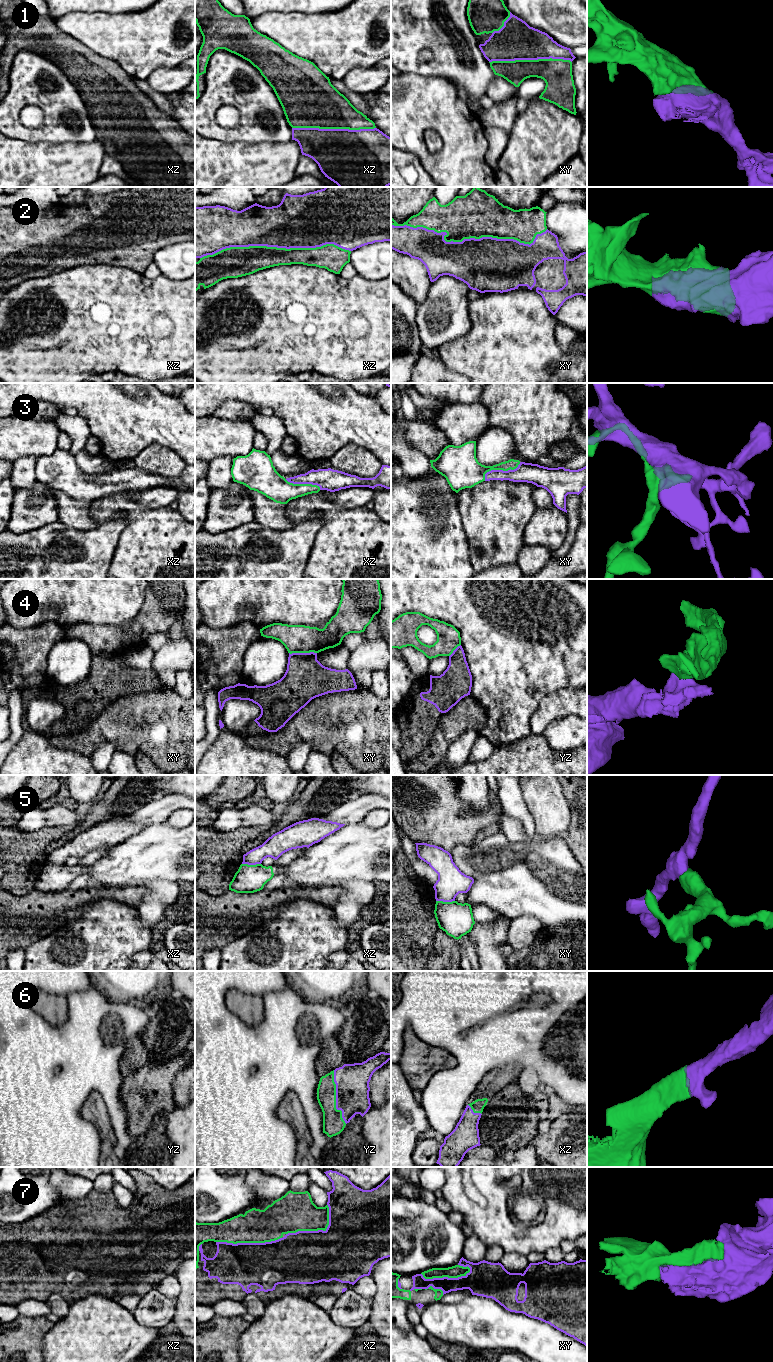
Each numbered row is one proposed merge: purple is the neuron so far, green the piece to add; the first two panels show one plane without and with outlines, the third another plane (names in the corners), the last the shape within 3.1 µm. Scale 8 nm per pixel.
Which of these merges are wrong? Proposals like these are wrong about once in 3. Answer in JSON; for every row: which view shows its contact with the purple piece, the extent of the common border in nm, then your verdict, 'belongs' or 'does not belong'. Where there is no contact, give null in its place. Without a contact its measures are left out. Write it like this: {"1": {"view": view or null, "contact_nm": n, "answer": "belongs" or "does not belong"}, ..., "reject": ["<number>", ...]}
{"1": {"view": "xz", "contact_nm": 650, "answer": "belongs"}, "2": {"view": "xy", "contact_nm": 1250, "answer": "belongs"}, "3": {"view": "xy", "contact_nm": 320, "answer": "belongs"}, "4": {"view": "xy", "contact_nm": 220, "answer": "does not belong"}, "5": {"view": "xz", "contact_nm": 150, "answer": "does not belong"}, "6": {"view": "yz", "contact_nm": 440, "answer": "belongs"}, "7": {"view": "xz", "contact_nm": 420, "answer": "belongs"}, "reject": ["4", "5"]}

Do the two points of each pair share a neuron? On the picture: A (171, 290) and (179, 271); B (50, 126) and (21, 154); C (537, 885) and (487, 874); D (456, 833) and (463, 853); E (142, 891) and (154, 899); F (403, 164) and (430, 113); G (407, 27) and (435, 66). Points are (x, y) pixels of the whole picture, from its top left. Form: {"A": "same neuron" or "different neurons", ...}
{"A": "different neurons", "B": "different neurons", "C": "same neuron", "D": "different neurons", "E": "different neurons", "F": "different neurons", "G": "same neuron"}

